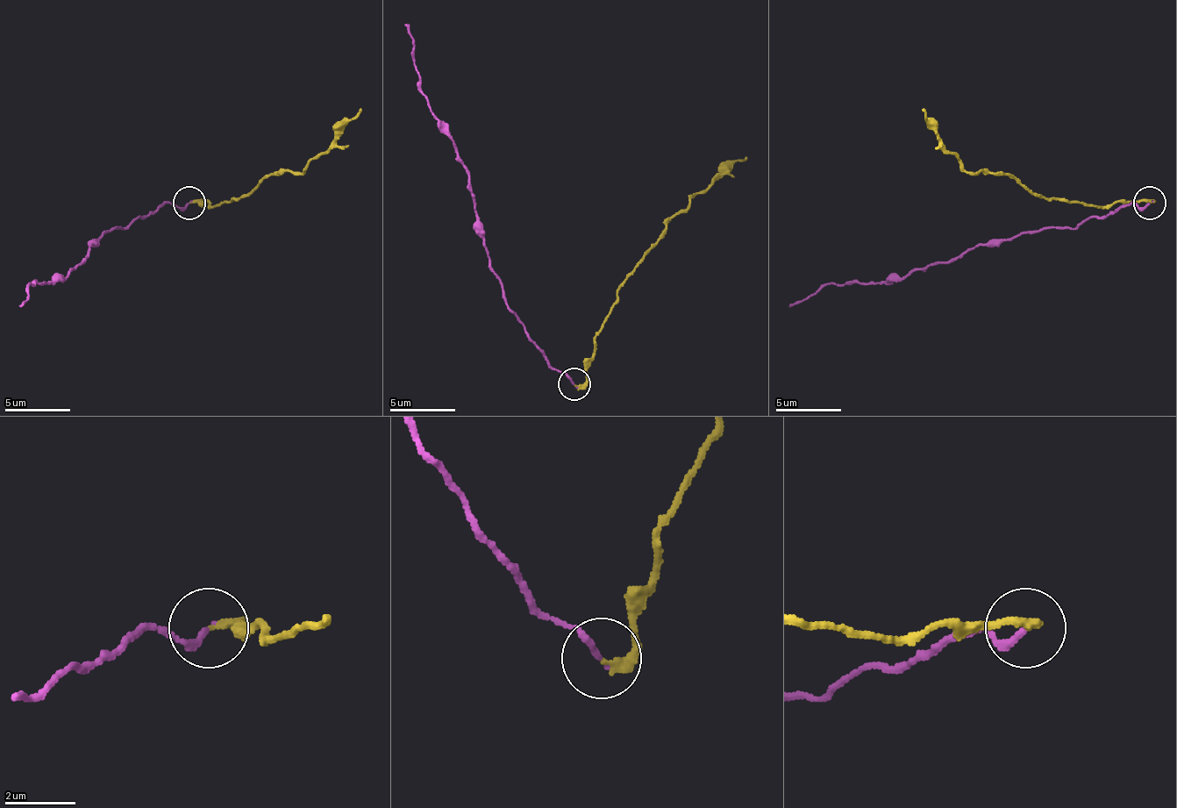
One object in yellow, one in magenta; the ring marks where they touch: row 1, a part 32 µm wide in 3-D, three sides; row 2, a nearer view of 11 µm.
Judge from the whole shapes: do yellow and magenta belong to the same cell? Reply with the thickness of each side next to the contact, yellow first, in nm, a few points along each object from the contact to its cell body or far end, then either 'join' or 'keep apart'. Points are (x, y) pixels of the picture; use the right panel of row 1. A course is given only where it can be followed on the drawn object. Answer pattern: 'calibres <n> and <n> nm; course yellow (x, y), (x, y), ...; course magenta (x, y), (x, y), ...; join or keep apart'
calibres 240 and 200 nm; course yellow (1150, 203), (1144, 200), (1098, 207), (1049, 200), (1006, 174), (966, 171), (941, 145), (938, 128), (921, 109); course magenta (1150, 203), (1130, 203), (1065, 226), (980, 243), (947, 262), (879, 282), (820, 285), (790, 304); keep apart

